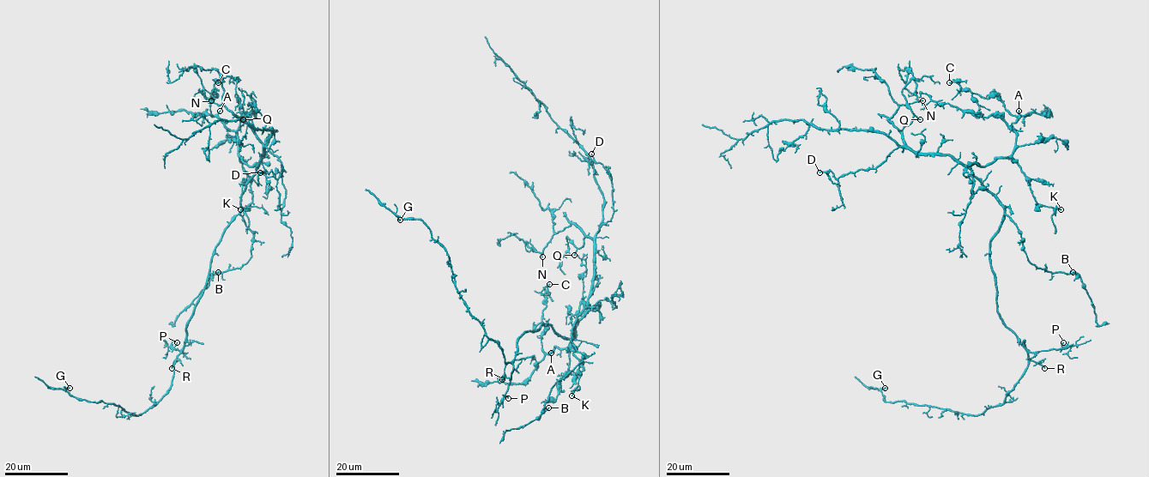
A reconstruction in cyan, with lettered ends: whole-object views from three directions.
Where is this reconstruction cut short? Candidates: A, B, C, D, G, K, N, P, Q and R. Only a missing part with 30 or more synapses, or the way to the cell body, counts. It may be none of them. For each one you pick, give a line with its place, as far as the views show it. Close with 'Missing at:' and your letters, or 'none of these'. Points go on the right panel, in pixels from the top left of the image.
R: place (1044, 368)
Missing at: R

